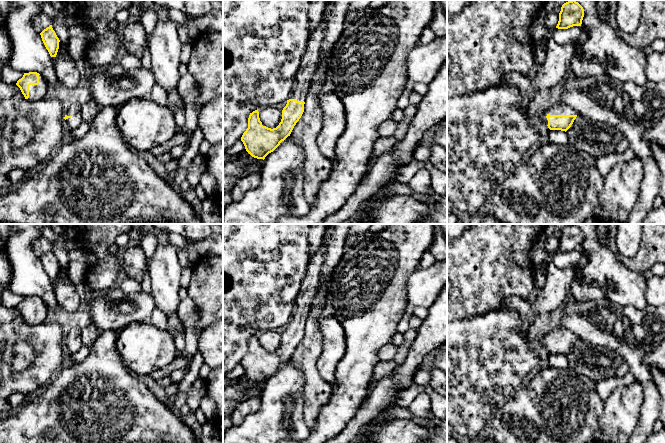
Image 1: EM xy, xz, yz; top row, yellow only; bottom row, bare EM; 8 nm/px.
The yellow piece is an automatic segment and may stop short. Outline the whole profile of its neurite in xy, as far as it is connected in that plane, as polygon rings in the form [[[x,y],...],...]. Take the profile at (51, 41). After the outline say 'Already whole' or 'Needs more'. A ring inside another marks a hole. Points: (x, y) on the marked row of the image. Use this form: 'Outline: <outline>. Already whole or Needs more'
Outline: [[[52,25],[44,29],[41,33],[42,41],[51,57],[56,57],[59,49],[59,38],[57,37]]]. Already whole

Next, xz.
Outline: [[[327,0],[324,15],[309,38],[305,54],[295,76],[297,86],[292,90],[290,99],[287,100],[287,104],[282,110],[282,119],[279,125],[273,129],[263,126],[258,110],[249,115],[248,128],[243,133],[241,141],[246,151],[254,158],[264,160],[269,153],[273,152],[282,141],[290,136],[304,112],[311,79],[319,64],[321,45],[326,29],[325,14],[329,11],[330,1]]]. Needs more

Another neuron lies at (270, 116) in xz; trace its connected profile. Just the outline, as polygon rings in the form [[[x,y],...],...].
[[[267,106],[258,110],[262,124],[268,128],[276,128],[282,119],[282,111],[274,106]]]

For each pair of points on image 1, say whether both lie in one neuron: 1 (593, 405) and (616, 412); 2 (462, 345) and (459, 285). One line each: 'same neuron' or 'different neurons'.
1: different neurons
2: different neurons

